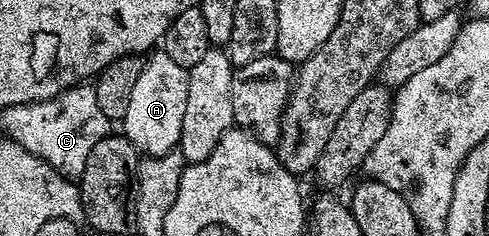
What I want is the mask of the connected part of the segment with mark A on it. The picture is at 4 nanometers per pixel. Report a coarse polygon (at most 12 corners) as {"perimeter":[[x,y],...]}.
{"perimeter":[[158,50],[120,132],[139,153],[175,151],[189,71]]}

